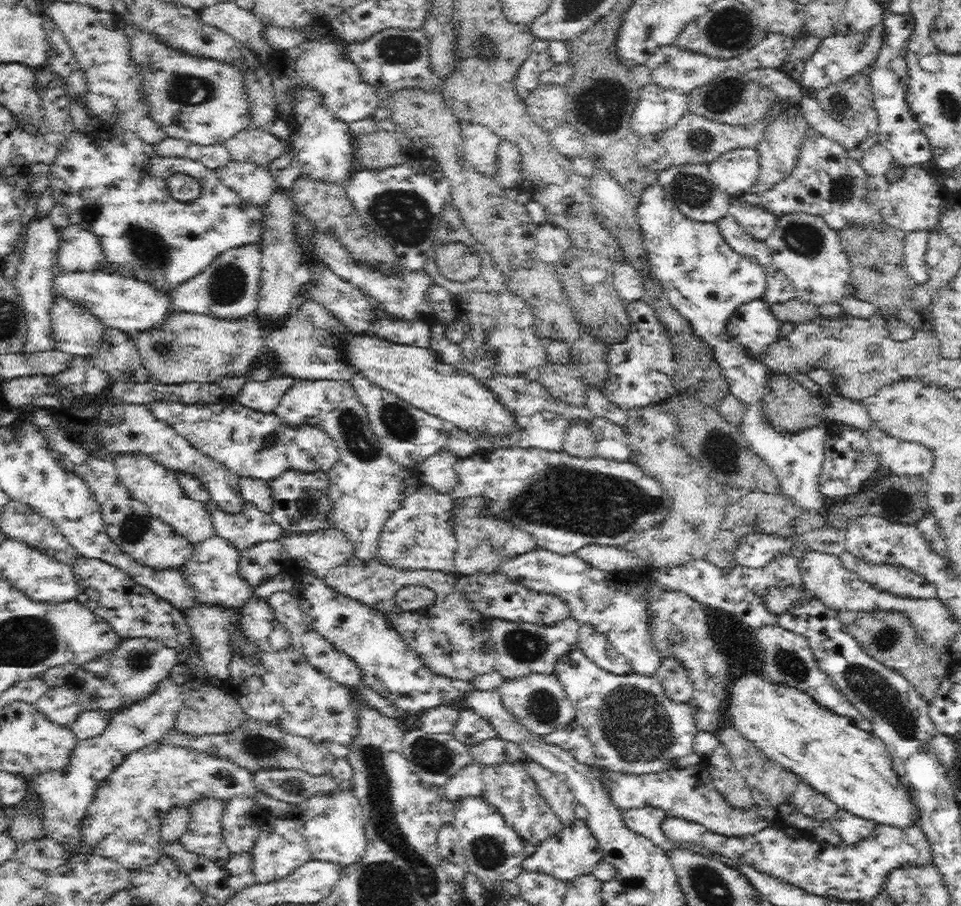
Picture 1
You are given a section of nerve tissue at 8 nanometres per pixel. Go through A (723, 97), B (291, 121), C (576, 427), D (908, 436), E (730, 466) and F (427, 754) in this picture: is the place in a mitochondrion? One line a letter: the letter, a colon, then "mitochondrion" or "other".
A: mitochondrion
B: other
C: other
D: other
E: mitochondrion
F: mitochondrion

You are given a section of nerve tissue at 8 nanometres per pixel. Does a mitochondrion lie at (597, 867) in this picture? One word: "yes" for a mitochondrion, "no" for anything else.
no

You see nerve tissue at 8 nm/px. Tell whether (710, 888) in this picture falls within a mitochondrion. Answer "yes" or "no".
yes

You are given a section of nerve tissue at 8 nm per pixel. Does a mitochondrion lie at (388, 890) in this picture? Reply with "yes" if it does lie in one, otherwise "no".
yes

